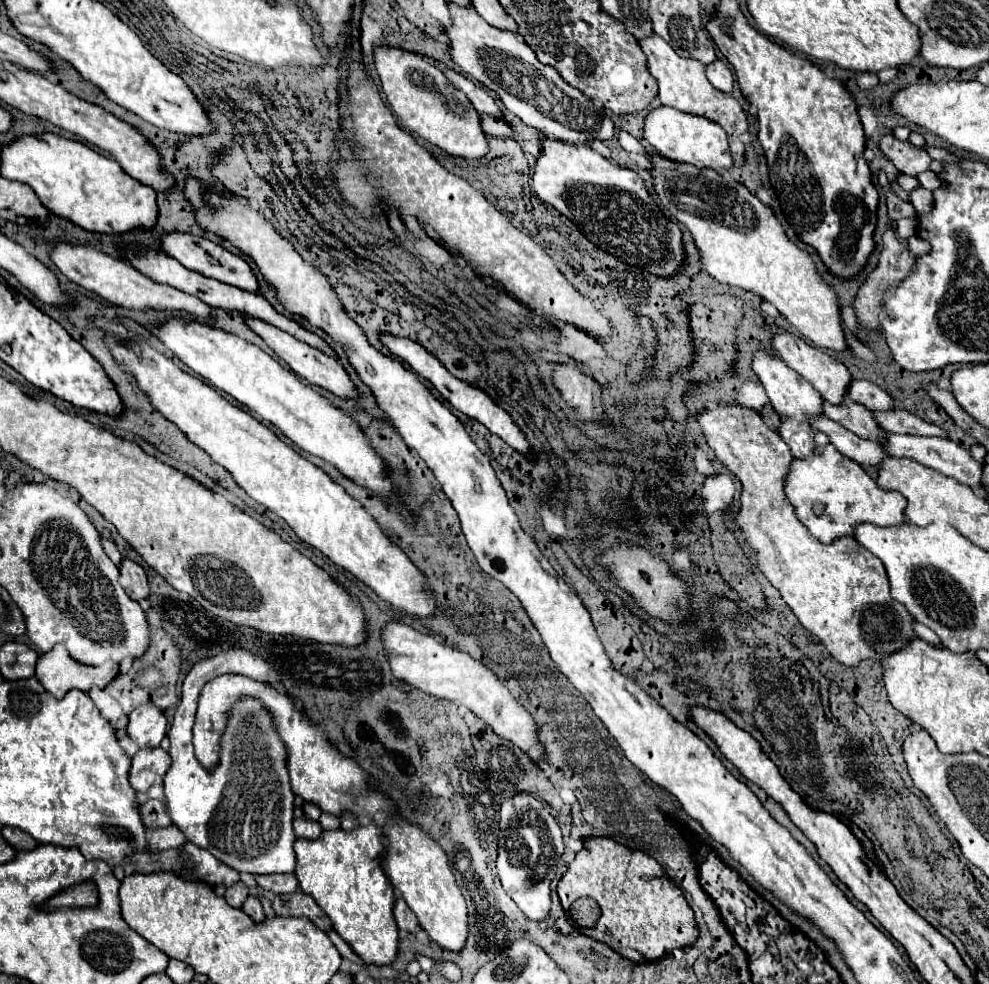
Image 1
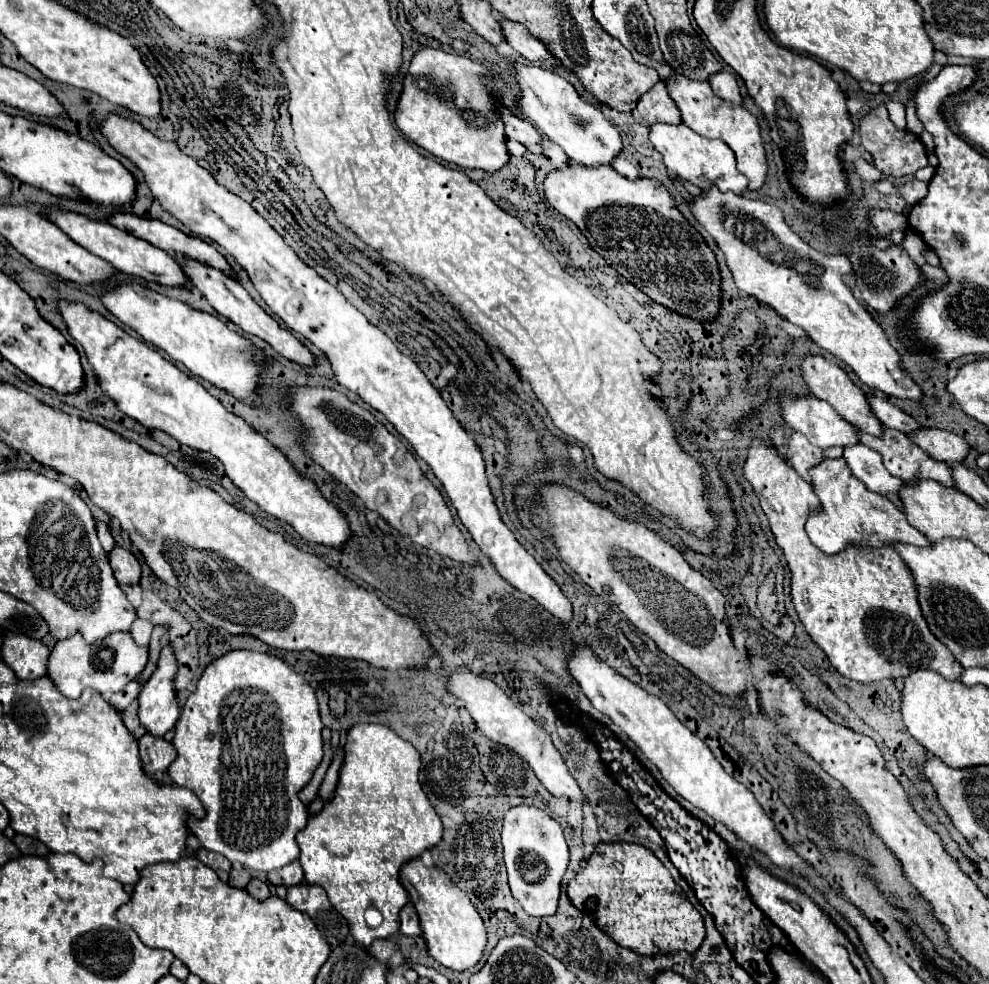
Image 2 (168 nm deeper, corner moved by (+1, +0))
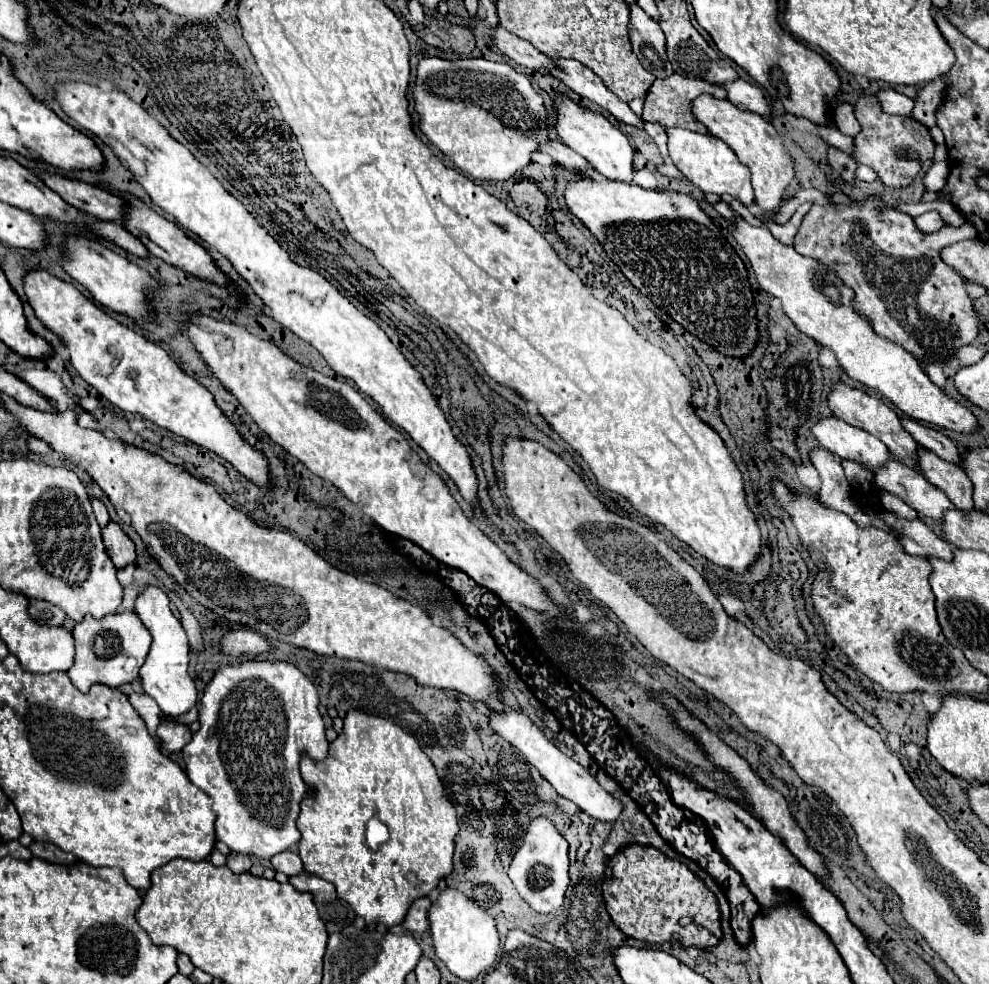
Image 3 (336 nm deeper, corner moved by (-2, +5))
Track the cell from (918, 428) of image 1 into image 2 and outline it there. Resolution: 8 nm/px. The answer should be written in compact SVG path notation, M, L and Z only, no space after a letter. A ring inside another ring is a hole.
M922 428L916 434L910 434L910 438L922 446L934 460L940 462L952 462L952 464L964 464L964 458L970 452L970 444L946 430L928 430Z

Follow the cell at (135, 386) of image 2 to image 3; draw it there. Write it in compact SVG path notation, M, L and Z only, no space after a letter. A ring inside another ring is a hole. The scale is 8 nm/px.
M31 271L25 275L25 293L35 315L55 331L71 353L77 373L95 387L105 399L119 409L141 415L143 419L185 437L187 441L215 451L229 461L245 479L257 487L271 485L271 465L263 451L249 445L235 425L223 417L215 399L199 381L189 377L159 345L109 317L101 307L81 295L71 283L65 283L47 271Z

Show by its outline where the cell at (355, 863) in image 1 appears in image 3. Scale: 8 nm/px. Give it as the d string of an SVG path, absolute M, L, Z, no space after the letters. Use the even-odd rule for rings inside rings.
M349 711L347 717L345 717L343 733L339 733L337 739L329 745L329 755L327 755L327 759L321 761L321 763L315 763L315 761L303 757L303 759L301 759L301 775L303 775L303 779L305 779L309 785L313 785L313 787L317 789L317 793L315 793L315 797L313 797L311 801L305 799L305 801L301 803L301 815L299 815L299 819L297 819L297 829L301 831L299 857L301 857L303 865L305 865L305 869L307 869L311 875L317 875L317 877L321 877L321 879L331 881L331 883L335 885L339 897L345 899L345 901L353 907L353 911L355 911L357 915L363 915L363 919L365 919L369 925L373 925L373 923L383 923L387 929L391 929L393 925L403 923L409 905L411 905L415 899L429 895L429 893L439 885L439 879L445 877L445 875L449 875L451 869L453 869L453 865L451 865L451 857L453 857L453 839L455 839L455 835L457 835L457 831L459 831L459 829L457 829L457 817L455 817L455 807L449 803L449 799L447 799L447 795L445 795L445 789L443 789L443 785L441 785L441 781L439 781L439 777L437 777L437 771L435 771L431 759L423 753L423 749L419 747L419 743L415 741L415 737L409 735L409 733L407 733L405 729L401 729L399 725L395 725L393 721L383 719L383 717L375 717L375 715L367 715L367 713L363 713L363 711ZM373 815L377 815L377 817L387 825L389 835L391 835L391 845L381 845L377 851L371 851L371 849L365 845L365 835L363 835L363 833L365 833L365 823L367 823ZM409 873L413 873L413 883L405 877L405 875L409 875Z

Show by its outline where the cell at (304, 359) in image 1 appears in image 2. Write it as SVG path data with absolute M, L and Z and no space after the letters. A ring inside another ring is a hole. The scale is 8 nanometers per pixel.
M174 254L174 260L180 264L180 268L182 268L184 276L188 278L188 282L202 292L202 296L208 300L208 304L210 304L218 314L226 316L230 322L234 322L236 326L240 326L244 332L266 340L276 352L280 352L280 354L286 356L288 360L298 362L298 364L306 364L306 366L312 366L312 364L314 364L314 356L310 354L310 350L308 350L298 338L294 338L292 332L280 328L278 322L276 322L272 316L268 316L268 314L250 298L250 294L240 286L240 282L238 282L236 278L224 274L224 272L218 270L218 268L212 268L210 264L192 260L192 258L182 256L182 254Z

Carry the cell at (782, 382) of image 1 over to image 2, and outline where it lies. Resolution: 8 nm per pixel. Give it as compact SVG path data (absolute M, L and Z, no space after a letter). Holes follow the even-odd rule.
M782 396L782 416L786 420L786 424L798 432L802 432L814 446L818 448L830 448L830 446L856 446L860 444L858 438L858 430L846 422L840 414L836 414L836 410L832 406L828 406L828 402L816 400L814 396L804 396L804 398L790 398L790 396Z

